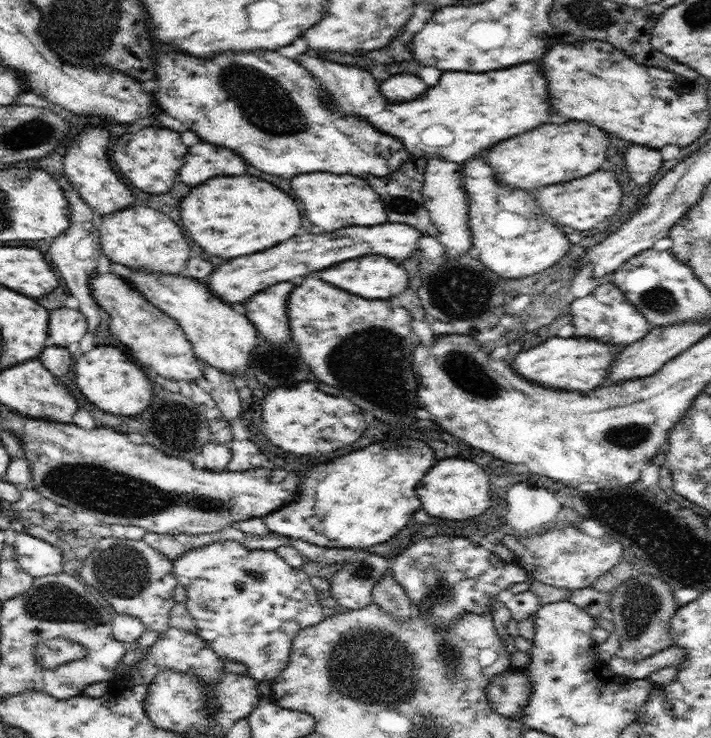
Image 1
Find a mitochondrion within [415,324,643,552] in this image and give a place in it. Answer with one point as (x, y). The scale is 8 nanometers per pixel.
(469, 375)

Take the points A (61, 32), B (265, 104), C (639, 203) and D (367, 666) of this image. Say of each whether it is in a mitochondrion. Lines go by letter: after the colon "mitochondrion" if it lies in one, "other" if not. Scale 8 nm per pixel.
A: mitochondrion
B: mitochondrion
C: other
D: mitochondrion

